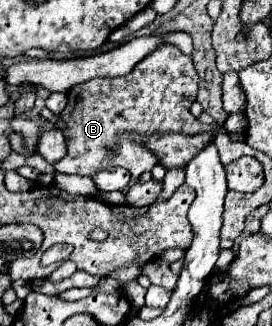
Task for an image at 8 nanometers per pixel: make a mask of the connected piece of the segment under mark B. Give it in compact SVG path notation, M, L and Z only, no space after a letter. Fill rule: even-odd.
M173 45L159 47L151 55L147 55L129 75L125 77L105 77L105 79L91 79L85 83L79 83L67 91L67 107L55 115L59 121L65 123L65 137L67 137L67 155L61 159L55 169L59 173L77 173L77 175L87 175L93 177L95 173L111 167L123 167L131 173L131 179L135 181L141 173L149 171L157 159L155 155L145 147L145 141L149 135L159 133L159 135L169 135L169 133L181 133L181 135L199 135L199 133L217 133L220 127L214 122L211 125L199 123L189 107L197 97L197 85L199 77L193 67L193 59L181 53ZM125 133L135 133L135 139L125 139L121 135Z

